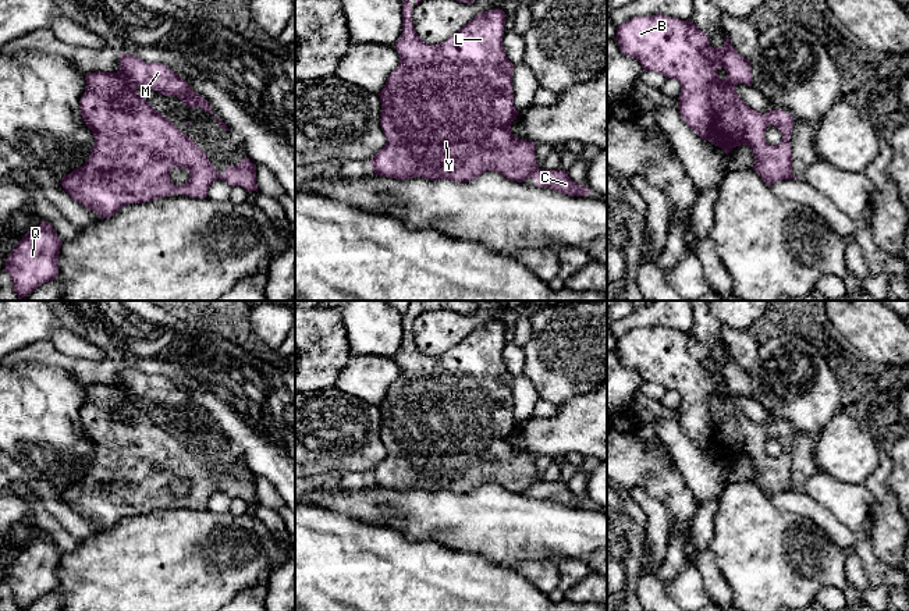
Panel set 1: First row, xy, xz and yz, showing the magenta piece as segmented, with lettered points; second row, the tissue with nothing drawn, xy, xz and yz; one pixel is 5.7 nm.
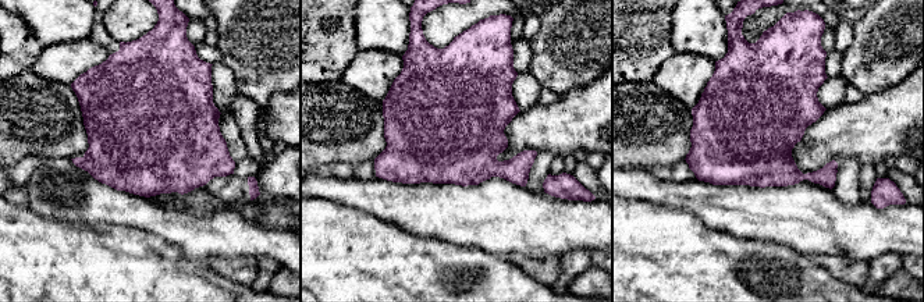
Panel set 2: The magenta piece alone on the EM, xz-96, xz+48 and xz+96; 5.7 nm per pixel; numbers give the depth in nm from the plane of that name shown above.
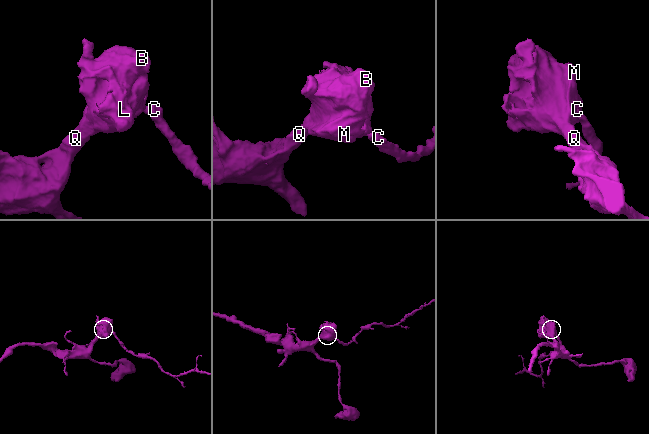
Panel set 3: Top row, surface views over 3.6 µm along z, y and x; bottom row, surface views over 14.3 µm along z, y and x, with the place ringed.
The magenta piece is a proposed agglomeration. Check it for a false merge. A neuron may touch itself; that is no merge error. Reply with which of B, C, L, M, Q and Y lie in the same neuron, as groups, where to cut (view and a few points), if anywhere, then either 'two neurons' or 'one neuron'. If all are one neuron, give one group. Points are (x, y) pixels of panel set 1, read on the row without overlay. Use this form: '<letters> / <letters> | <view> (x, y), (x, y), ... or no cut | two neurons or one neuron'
B L M Q Y / C | xz (539, 480), (526, 489) | two neurons

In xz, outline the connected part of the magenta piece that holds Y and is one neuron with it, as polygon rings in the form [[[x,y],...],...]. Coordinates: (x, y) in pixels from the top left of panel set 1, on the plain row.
[[[408,310],[402,313],[402,345],[394,358],[401,373],[379,405],[380,437],[387,455],[369,473],[376,487],[395,491],[422,489],[432,493],[471,494],[486,483],[496,483],[507,491],[523,494],[539,482],[536,457],[515,450],[509,440],[519,423],[514,418],[514,376],[508,372],[503,358],[504,338],[505,324],[493,320],[475,327],[445,354],[429,356],[415,344],[411,313]]]

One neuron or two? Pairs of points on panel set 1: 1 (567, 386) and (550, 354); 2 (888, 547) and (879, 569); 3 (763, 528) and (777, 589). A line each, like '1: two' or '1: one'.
1: one
2: two
3: one

